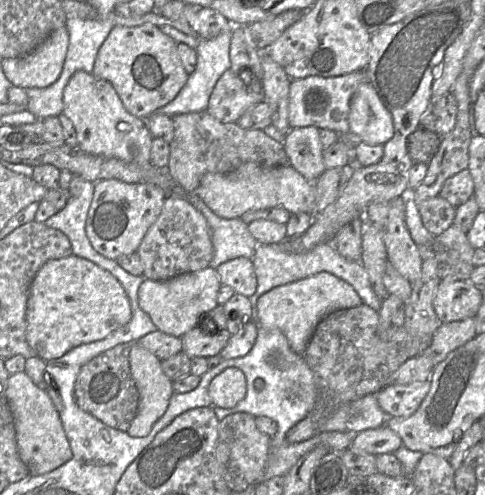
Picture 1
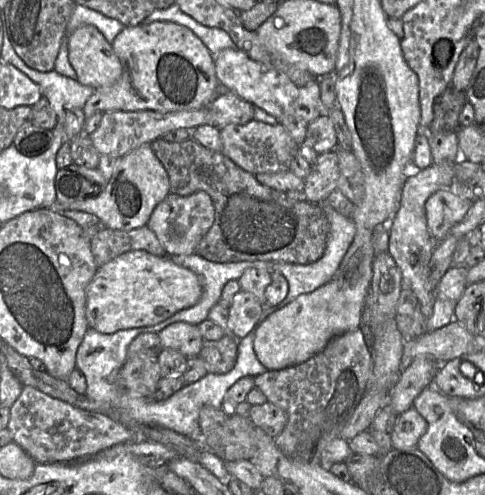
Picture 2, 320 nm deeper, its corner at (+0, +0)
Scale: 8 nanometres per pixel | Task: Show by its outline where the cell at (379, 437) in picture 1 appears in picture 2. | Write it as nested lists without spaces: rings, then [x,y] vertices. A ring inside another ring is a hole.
[[[410,407],[399,414],[391,433],[393,449],[408,449],[416,447],[419,438],[425,433],[427,422],[414,408]]]

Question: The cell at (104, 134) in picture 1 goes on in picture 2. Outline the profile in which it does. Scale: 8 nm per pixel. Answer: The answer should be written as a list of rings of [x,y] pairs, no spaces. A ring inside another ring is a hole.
[[[90,24],[81,25],[70,35],[68,59],[76,72],[76,80],[94,90],[112,86],[122,73],[112,44]]]

